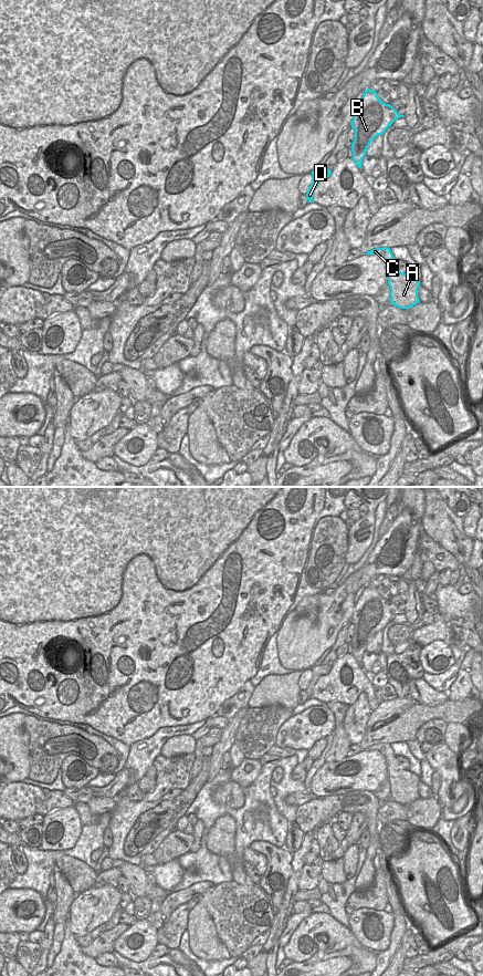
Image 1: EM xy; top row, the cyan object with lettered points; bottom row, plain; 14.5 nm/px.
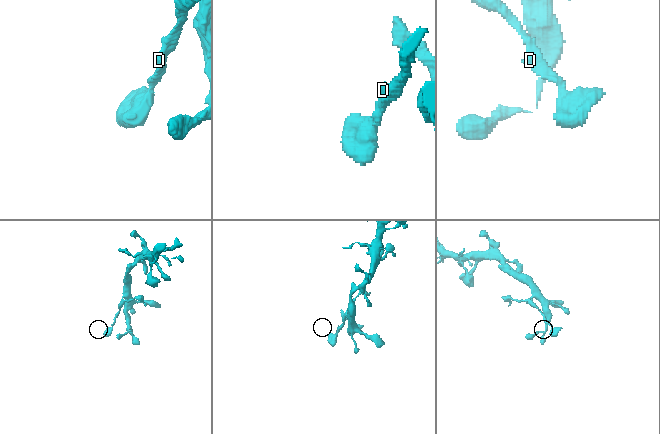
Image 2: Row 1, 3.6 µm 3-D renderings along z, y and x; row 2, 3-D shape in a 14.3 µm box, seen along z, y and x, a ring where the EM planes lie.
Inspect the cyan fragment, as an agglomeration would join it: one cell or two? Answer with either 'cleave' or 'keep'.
keep

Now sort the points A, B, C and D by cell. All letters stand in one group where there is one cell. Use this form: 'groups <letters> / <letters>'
groups A B C D

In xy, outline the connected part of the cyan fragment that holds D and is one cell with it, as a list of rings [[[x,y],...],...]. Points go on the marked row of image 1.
[[[318,169],[312,172],[313,181],[312,185],[308,187],[306,197],[308,199],[308,203],[313,203],[313,194],[315,188],[317,187],[318,183],[323,179],[327,179],[332,174],[332,170],[329,169]]]

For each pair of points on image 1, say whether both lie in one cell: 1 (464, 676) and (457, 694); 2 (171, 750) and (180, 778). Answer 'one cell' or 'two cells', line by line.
1: one cell
2: two cells

